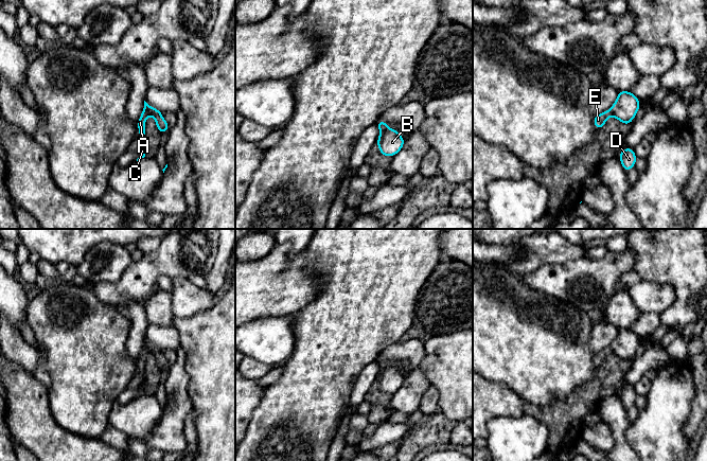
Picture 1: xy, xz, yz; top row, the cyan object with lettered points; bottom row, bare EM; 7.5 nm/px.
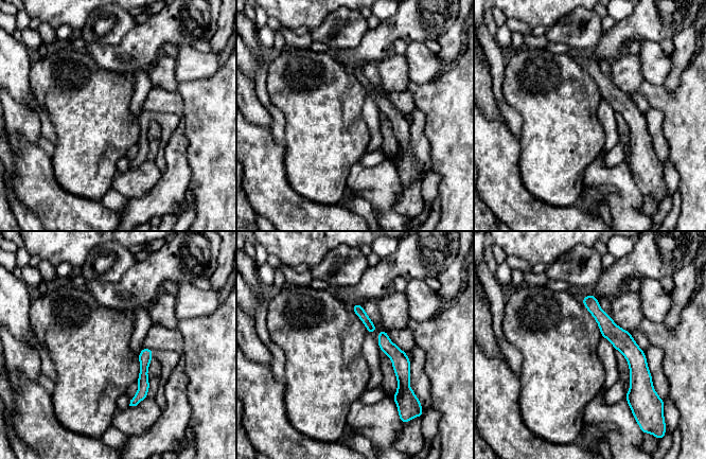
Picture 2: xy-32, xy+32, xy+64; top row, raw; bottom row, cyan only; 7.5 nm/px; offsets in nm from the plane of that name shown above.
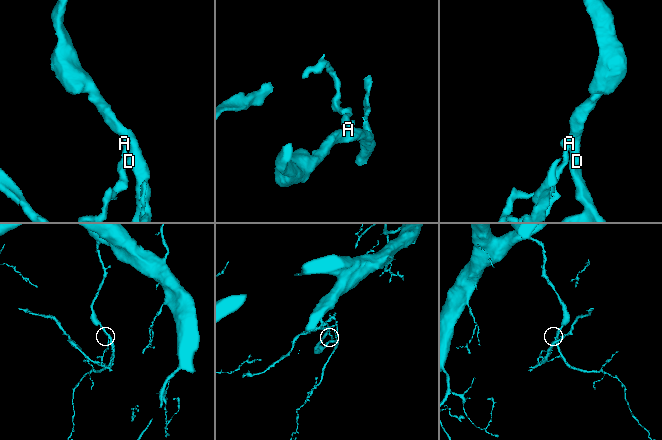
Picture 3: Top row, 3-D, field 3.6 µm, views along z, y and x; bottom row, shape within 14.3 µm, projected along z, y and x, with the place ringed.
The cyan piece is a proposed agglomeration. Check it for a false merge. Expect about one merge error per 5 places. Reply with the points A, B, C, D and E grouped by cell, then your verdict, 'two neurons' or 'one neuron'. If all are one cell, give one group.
groups A C E / B D; two neurons

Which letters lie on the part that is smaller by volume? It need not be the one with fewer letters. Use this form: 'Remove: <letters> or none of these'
Remove: A, C, E

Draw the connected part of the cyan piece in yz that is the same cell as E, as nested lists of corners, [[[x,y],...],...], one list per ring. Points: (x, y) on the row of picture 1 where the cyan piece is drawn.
[[[606,110],[604,112],[601,112],[600,114],[596,116],[594,118],[594,126],[597,129],[600,129],[605,124],[606,120],[612,116],[611,110]]]

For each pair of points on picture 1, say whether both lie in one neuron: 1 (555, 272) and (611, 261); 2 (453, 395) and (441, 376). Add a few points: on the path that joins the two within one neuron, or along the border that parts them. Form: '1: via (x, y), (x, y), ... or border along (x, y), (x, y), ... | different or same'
1: via (569, 272), (597, 272) | same
2: via (453, 391), (453, 388), (445, 380) | same

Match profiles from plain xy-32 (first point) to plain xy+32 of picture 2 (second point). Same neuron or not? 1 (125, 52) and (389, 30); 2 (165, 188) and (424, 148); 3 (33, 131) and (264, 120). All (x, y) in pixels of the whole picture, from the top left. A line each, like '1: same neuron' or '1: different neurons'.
1: same neuron
2: same neuron
3: same neuron

